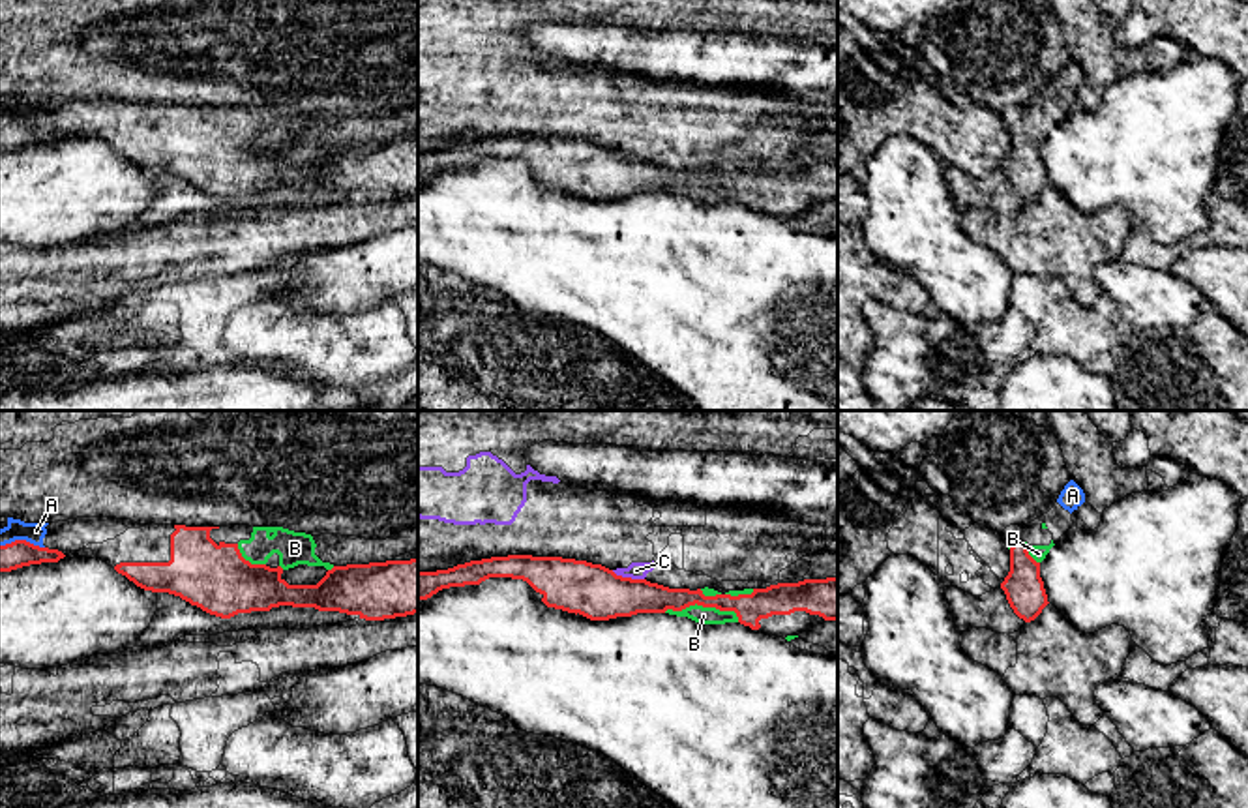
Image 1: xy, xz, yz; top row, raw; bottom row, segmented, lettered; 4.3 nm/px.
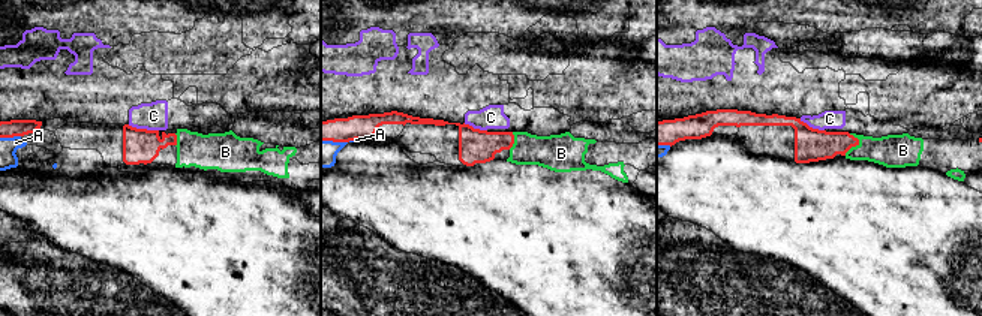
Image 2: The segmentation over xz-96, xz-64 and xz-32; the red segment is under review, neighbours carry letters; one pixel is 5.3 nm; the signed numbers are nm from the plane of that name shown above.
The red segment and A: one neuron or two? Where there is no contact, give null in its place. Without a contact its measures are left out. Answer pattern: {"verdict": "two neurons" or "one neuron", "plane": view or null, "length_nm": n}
{"verdict": "one neuron", "plane": "xy", "length_nm": 190}

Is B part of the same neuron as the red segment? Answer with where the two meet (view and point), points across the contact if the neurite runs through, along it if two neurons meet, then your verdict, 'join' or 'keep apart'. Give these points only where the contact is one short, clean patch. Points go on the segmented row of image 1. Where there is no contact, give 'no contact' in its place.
contact xz (703, 606); way xz (647, 597), (703, 606), (703, 615); join

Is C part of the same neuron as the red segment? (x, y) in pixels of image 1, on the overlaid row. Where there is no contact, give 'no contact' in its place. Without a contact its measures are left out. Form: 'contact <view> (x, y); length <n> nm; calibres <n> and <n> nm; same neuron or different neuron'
contact xz (628, 578); length 150 nm; calibres 220 and 80 nm; different neuron

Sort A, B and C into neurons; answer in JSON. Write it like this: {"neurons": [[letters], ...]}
{"neurons": [["A", "B"], ["C"]]}

